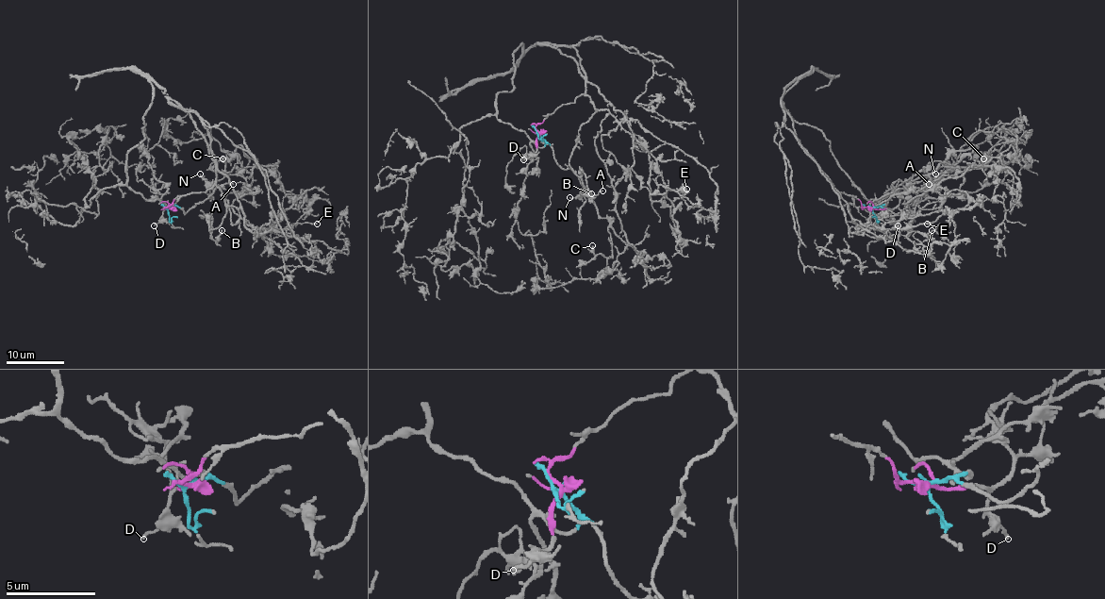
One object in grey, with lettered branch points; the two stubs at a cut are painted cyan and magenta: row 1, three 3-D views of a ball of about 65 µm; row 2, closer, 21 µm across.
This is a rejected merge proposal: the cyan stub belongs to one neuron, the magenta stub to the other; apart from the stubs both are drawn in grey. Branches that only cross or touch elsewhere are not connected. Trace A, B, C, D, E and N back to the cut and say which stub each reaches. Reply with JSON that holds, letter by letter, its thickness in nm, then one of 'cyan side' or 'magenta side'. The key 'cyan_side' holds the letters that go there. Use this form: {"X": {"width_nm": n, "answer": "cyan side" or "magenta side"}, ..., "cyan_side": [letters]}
{"A": {"width_nm": 100, "answer": "cyan side"}, "B": {"width_nm": 160, "answer": "magenta side"}, "C": {"width_nm": 240, "answer": "cyan side"}, "D": {"width_nm": 140, "answer": "magenta side"}, "E": {"width_nm": 170, "answer": "magenta side"}, "N": {"width_nm": 150, "answer": "cyan side"}, "cyan_side": ["A", "C", "N"]}

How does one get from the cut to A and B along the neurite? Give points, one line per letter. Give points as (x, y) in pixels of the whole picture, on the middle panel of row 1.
A: (536, 131), (552, 149), (556, 162), (572, 171), (590, 195), (603, 191)
B: (536, 131), (561, 106), (585, 93), (591, 100), (596, 111), (580, 127), (569, 166), (585, 175), (591, 193)

